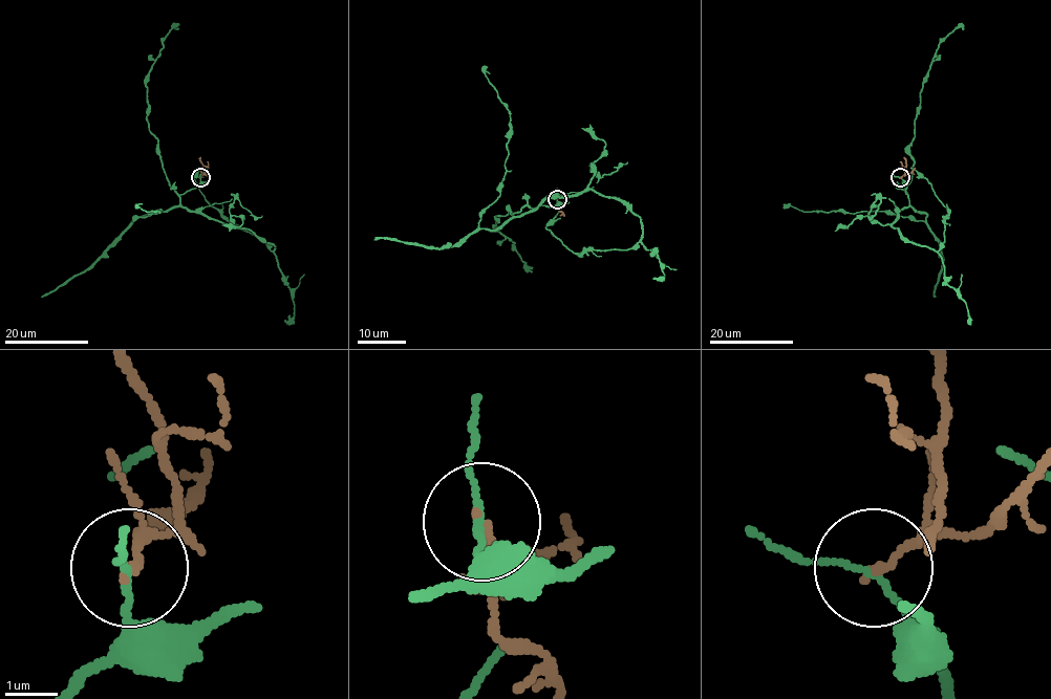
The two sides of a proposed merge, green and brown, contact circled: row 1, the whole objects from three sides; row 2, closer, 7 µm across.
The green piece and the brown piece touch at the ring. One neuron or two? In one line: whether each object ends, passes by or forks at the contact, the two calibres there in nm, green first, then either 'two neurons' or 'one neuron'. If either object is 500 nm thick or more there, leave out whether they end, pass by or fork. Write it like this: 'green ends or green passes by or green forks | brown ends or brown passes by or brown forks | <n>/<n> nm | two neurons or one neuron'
green passes by | brown ends | 110/170 nm | two neurons

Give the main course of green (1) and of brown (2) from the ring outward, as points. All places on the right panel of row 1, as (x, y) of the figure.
1: (900, 177), (908, 204), (892, 223), (903, 237), (936, 250), (944, 241), (948, 211), (929, 182), (910, 168)
2: (900, 177), (905, 173), (900, 161)

